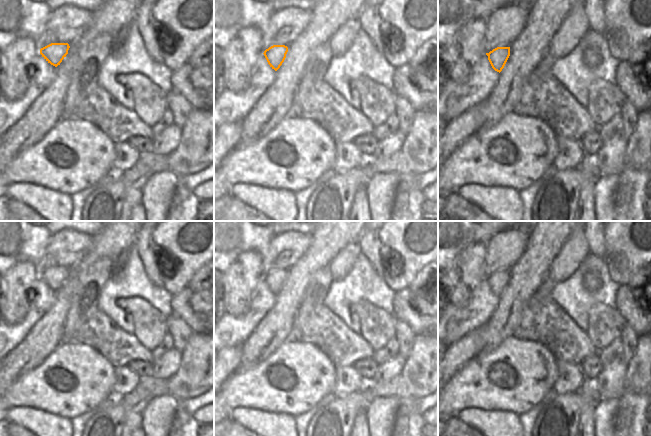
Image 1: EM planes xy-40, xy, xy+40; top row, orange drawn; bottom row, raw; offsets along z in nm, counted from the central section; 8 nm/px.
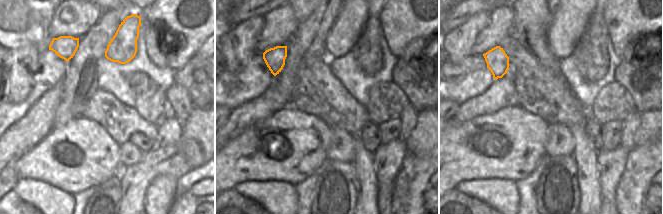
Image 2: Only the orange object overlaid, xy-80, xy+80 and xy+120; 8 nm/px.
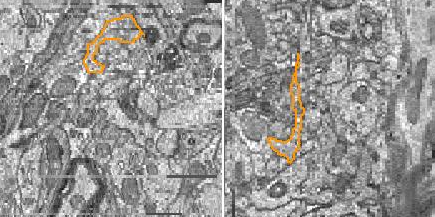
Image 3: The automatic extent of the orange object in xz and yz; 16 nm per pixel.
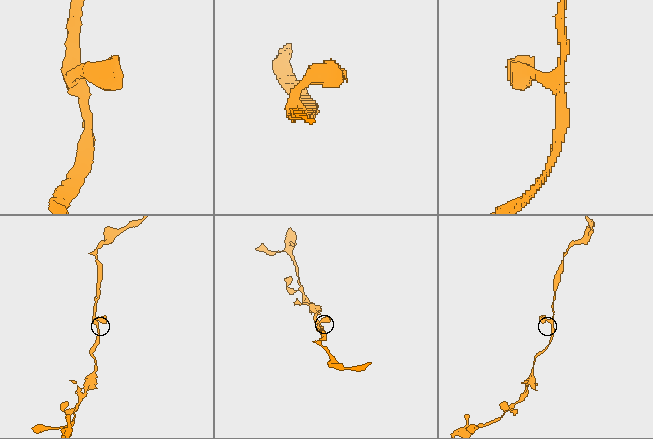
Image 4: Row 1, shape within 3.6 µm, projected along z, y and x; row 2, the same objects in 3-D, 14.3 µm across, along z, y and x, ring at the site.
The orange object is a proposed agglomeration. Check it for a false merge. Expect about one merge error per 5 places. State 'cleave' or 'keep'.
keep

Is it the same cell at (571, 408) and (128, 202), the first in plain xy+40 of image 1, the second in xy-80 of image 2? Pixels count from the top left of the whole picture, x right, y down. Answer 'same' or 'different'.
different

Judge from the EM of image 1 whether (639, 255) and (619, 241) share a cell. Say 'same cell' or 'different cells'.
same cell

